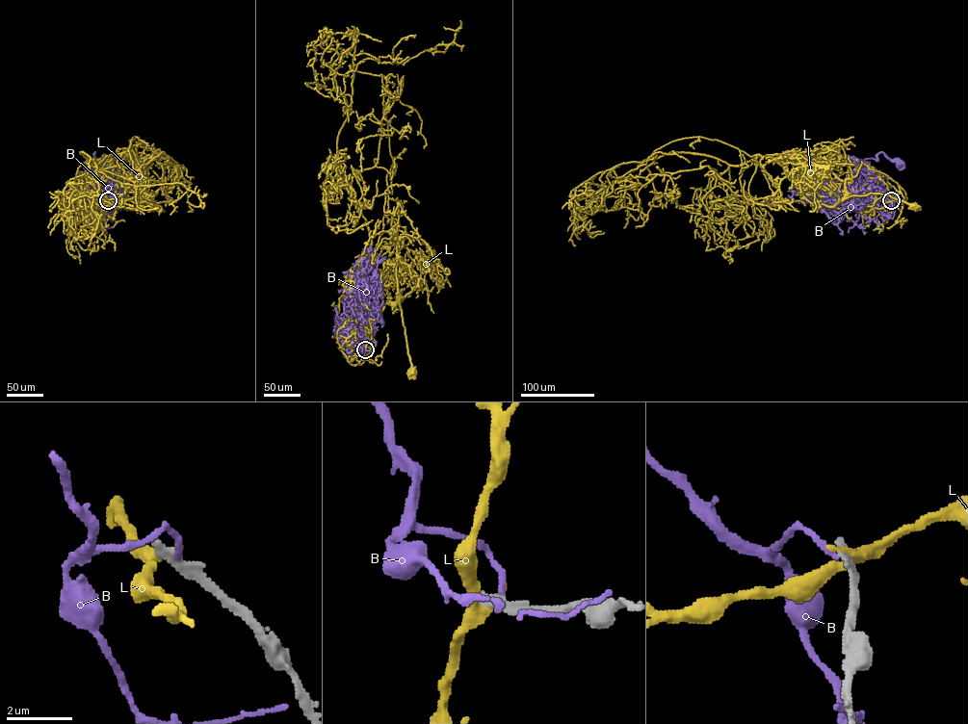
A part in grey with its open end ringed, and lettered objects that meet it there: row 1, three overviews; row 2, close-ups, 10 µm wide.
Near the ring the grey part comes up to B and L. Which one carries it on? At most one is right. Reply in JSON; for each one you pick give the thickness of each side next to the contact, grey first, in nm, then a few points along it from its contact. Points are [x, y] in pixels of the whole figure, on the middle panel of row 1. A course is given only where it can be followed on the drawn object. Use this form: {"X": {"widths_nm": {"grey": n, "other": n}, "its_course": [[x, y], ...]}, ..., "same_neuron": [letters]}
{"same_neuron": []}

